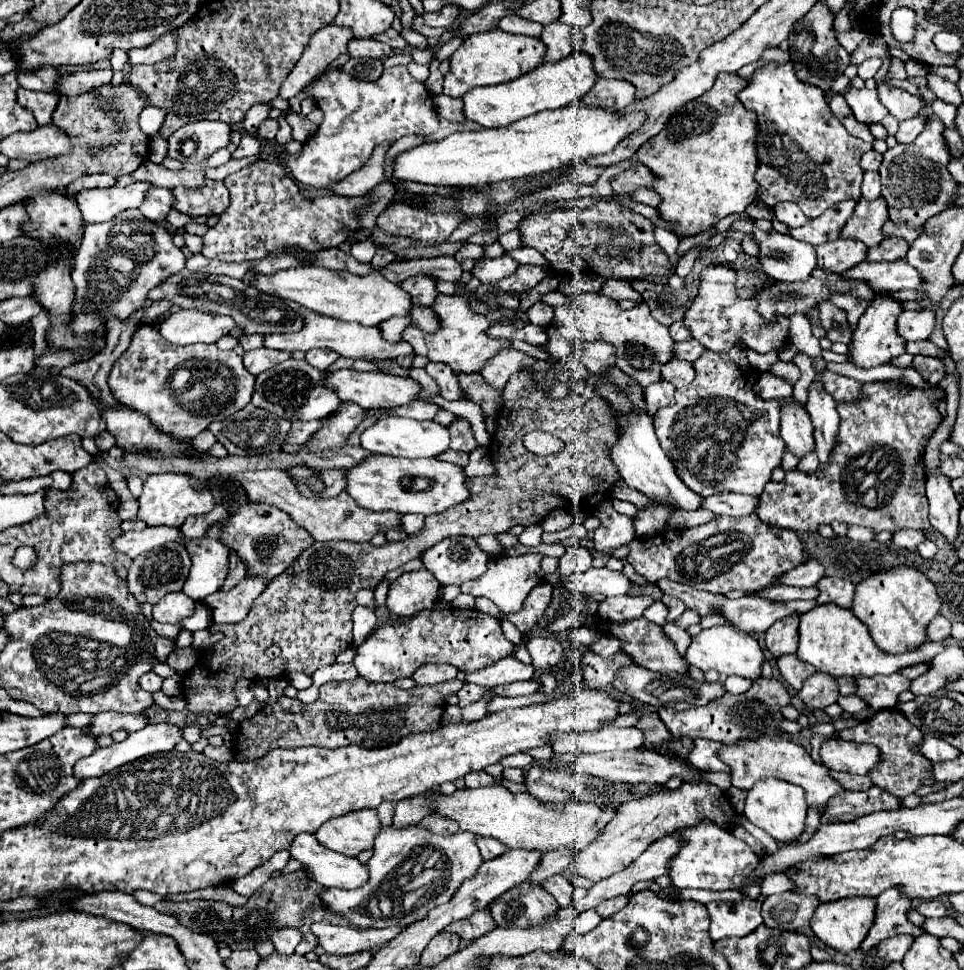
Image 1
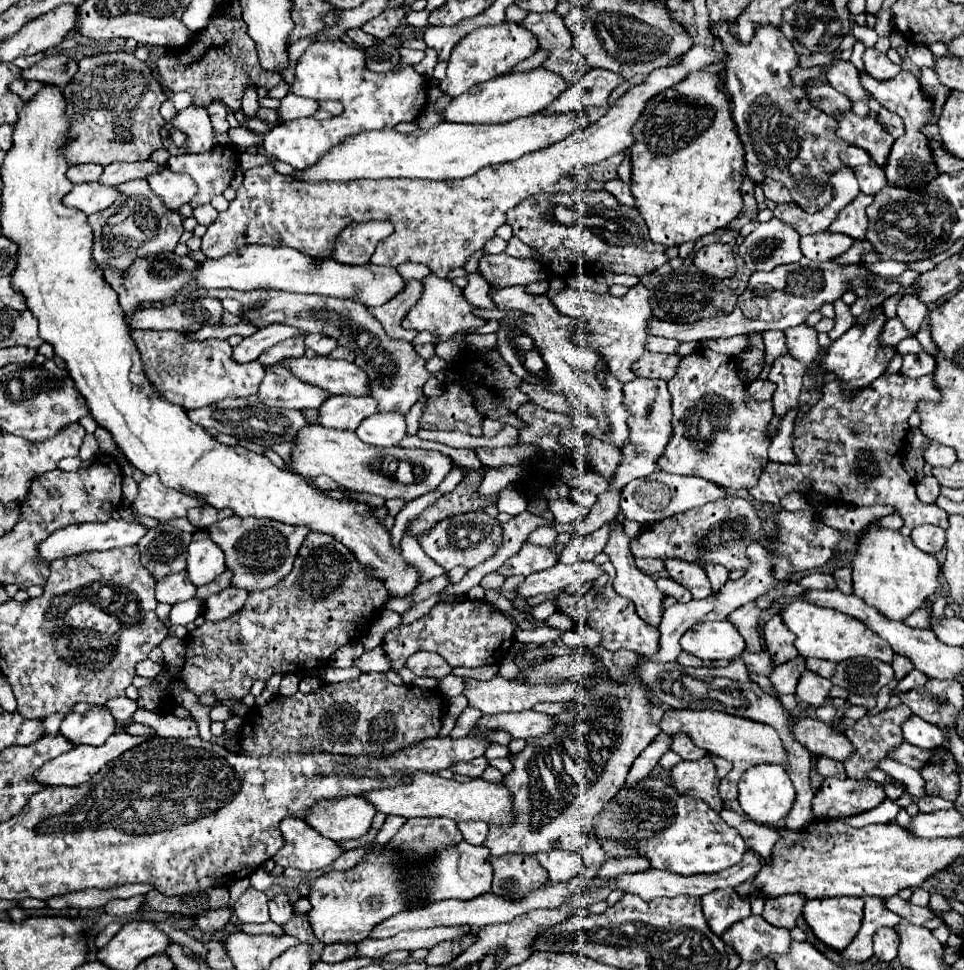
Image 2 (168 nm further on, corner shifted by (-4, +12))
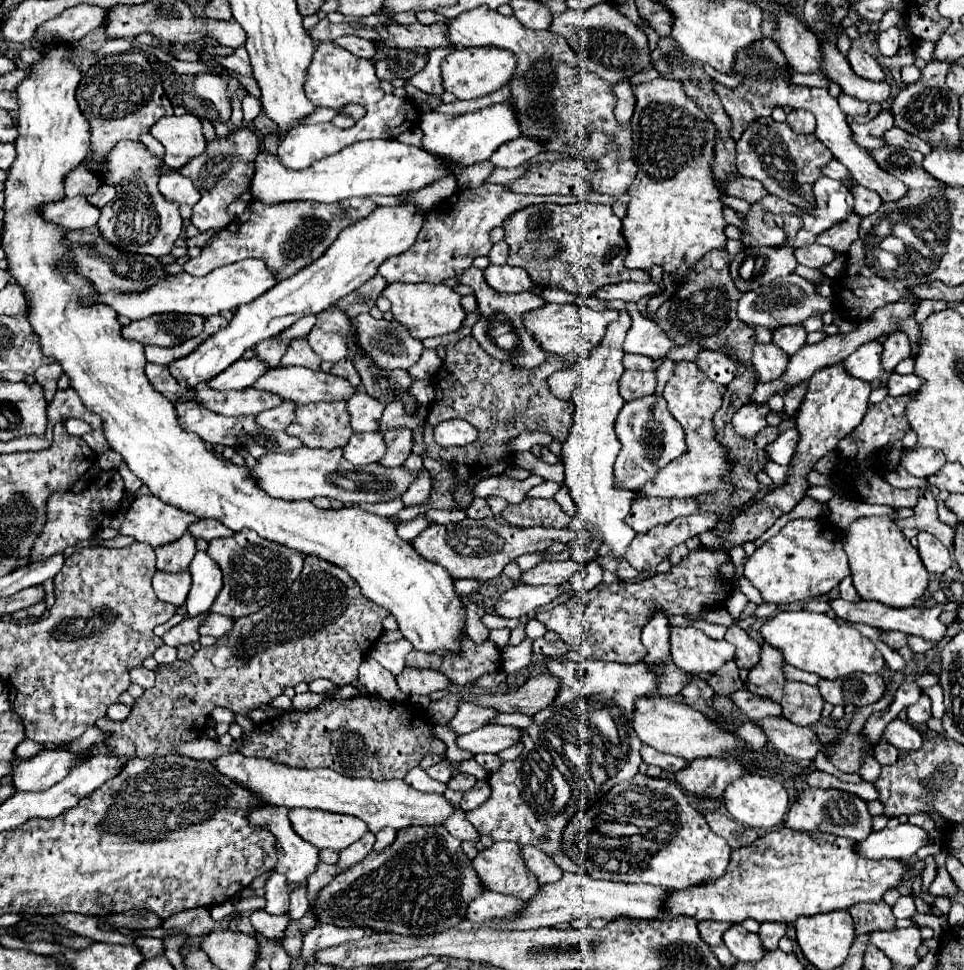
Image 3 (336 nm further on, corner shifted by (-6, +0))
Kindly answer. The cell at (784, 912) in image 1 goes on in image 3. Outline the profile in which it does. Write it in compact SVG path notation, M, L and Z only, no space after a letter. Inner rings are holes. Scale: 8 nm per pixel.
M765 922L765 924L761 924L759 938L761 938L761 942L763 942L763 946L765 946L767 950L775 950L779 938L781 938L785 932L787 932L787 926L785 926L785 924Z

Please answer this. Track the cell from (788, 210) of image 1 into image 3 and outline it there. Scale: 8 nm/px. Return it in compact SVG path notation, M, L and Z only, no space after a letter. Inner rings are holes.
M735 178L735 180L727 180L727 182L717 182L717 188L727 194L727 196L735 196L735 198L741 198L741 200L747 200L747 202L759 202L767 190L765 186L761 186L761 182L753 180L753 178Z

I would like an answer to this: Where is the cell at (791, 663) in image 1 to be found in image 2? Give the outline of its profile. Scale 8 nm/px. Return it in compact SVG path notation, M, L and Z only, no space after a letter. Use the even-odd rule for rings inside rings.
M797 656L791 662L785 662L783 666L777 666L775 672L769 676L769 680L779 694L795 694L795 686L799 682L799 676L805 670L807 670L805 658Z

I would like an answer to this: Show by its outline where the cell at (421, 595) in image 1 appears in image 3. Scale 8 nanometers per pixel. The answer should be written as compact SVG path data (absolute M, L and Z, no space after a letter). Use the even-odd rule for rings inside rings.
M419 514L419 516L413 518L413 520L399 522L399 524L397 524L397 534L399 534L403 540L413 542L413 538L419 536L429 524L431 524L431 520L429 520L425 514Z

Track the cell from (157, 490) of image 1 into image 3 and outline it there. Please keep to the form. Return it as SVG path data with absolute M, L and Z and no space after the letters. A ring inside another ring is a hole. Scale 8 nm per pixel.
M147 494L131 502L125 520L119 526L119 534L133 536L137 542L147 542L157 548L181 538L195 520L193 514Z

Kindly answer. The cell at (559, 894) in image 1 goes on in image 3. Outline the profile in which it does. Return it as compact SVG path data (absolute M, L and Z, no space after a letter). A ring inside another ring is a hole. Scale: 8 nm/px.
M521 846L521 858L525 866L531 870L531 874L537 876L537 882L541 886L549 882L557 882L557 878L563 876L563 870L545 852L533 846Z

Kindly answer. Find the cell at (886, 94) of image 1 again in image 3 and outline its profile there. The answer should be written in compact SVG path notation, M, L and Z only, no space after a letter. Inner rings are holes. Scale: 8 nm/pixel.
M851 46L849 52L847 52L847 60L853 68L855 74L859 74L861 78L867 78L867 80L875 80L875 82L881 82L885 80L885 72L883 68L877 64L877 60L873 56L869 56L863 48L859 46Z

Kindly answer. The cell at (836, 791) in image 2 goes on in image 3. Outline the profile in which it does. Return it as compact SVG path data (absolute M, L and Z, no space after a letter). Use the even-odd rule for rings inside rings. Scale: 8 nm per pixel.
M805 788L797 794L793 804L789 806L789 814L783 822L785 828L803 830L803 832L827 832L837 834L853 840L865 840L871 834L871 814L867 812L867 802L855 794L841 792L841 790L815 790Z

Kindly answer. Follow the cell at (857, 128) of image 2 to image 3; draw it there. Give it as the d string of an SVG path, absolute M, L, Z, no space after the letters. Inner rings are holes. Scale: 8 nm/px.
M757 40L749 46L749 50L743 50L737 54L737 62L733 66L733 74L741 76L743 82L737 88L727 88L723 84L713 84L713 92L721 98L721 106L727 112L727 116L731 118L731 132L729 136L737 142L745 128L749 126L749 122L761 118L761 116L771 116L773 108L777 106L799 106L805 108L809 112L815 114L817 118L817 130L815 136L833 152L833 156L845 164L849 168L849 172L853 174L855 182L865 186L867 190L873 190L881 196L883 202L897 202L901 198L907 196L907 188L891 174L885 174L885 170L881 170L867 154L865 148L857 146L853 142L853 134L849 130L849 124L845 120L845 114L841 112L837 98L833 98L825 88L809 88L809 86L797 86L791 82L791 74L789 74L789 64L785 62L783 52L779 50L779 46L769 40Z

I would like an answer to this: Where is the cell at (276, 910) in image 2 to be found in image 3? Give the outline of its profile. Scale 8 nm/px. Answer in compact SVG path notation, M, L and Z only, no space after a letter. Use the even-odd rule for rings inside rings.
M273 872L265 884L265 910L269 914L285 914L289 910L289 888L287 878L279 872Z

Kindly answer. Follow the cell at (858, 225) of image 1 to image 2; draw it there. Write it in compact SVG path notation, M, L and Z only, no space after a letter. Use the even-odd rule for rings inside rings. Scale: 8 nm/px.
M861 192L855 198L855 202L851 202L851 206L847 206L839 212L839 218L835 218L835 222L829 226L829 230L847 234L851 238L865 238L867 226L869 226L869 218L867 218L865 210L871 202L873 202L873 196Z

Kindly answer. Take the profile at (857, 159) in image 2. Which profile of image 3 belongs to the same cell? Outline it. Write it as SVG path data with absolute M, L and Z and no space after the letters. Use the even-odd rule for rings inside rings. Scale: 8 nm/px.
M831 160L829 164L823 166L823 176L829 176L829 178L833 178L833 180L843 180L843 178L849 176L849 170L847 170L841 162Z

